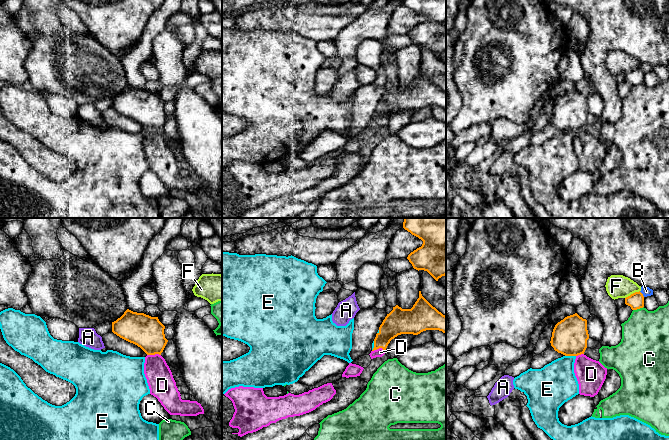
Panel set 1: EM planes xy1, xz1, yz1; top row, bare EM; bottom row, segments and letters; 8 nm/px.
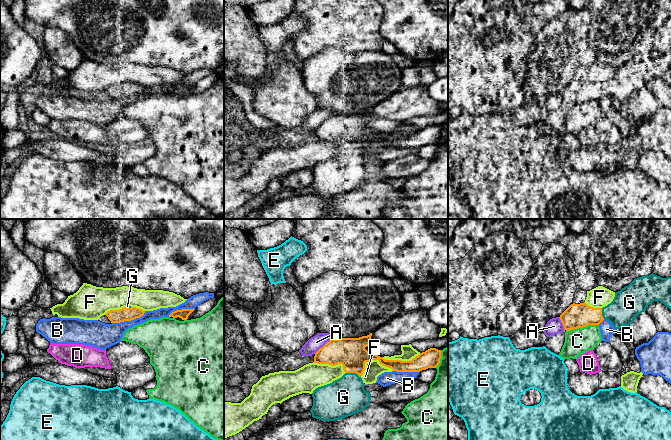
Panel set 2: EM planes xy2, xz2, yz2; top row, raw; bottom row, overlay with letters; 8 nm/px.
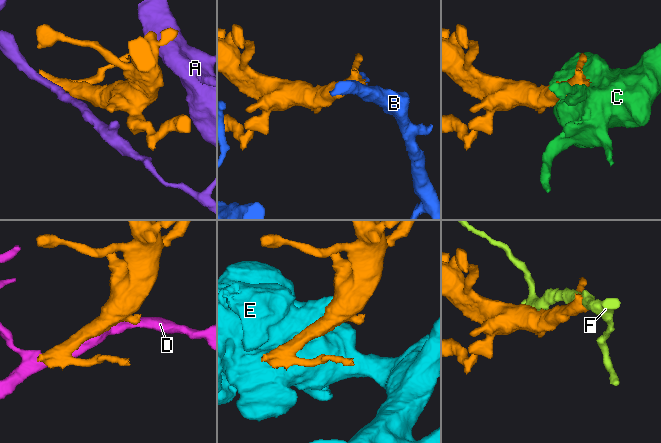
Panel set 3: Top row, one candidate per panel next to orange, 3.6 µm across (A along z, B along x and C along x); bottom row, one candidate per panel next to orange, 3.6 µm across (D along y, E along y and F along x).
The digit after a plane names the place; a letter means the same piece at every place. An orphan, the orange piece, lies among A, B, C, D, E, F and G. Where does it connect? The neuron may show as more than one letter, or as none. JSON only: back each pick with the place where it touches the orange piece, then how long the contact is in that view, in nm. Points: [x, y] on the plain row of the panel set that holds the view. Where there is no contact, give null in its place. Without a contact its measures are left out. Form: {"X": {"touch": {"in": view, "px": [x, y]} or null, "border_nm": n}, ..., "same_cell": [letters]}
{"G": {"touch": {"in": "xz2", "px": [353, 148]}, "border_nm": 130}, "same_cell": ["G"]}

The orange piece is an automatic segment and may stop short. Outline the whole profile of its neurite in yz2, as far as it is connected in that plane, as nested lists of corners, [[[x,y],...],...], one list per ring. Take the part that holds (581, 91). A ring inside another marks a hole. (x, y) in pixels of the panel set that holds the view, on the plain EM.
[[[652,49],[635,54],[628,62],[616,68],[613,77],[607,82],[593,84],[585,78],[573,79],[559,94],[566,107],[599,101],[604,95],[619,105],[629,103],[654,77],[660,77],[671,86],[671,53],[662,54]]]

